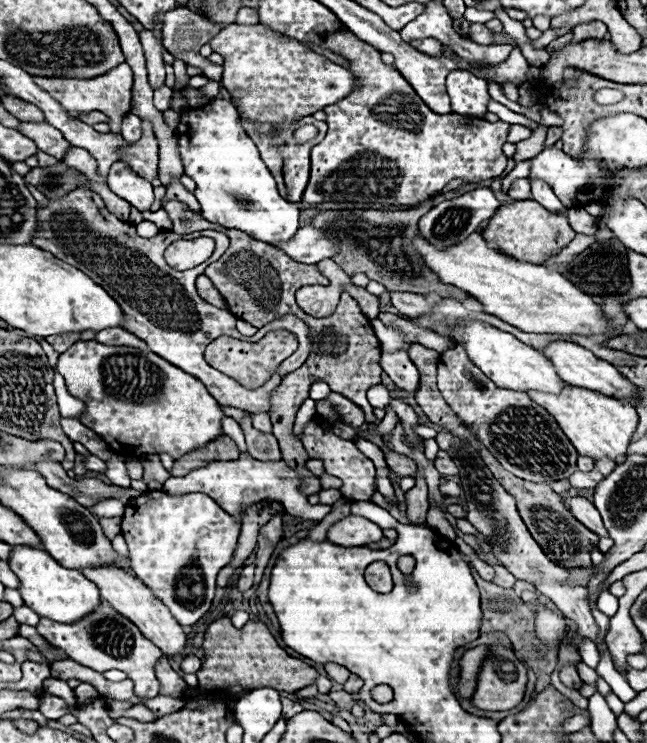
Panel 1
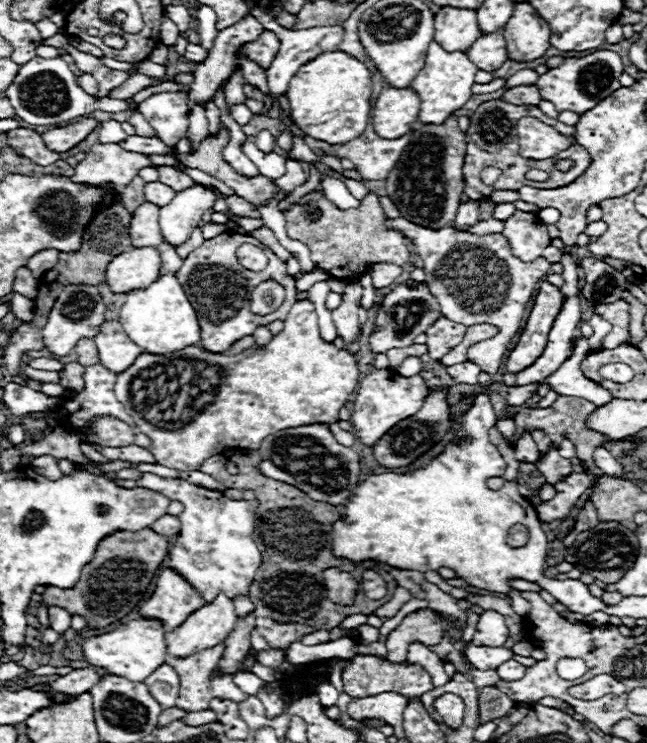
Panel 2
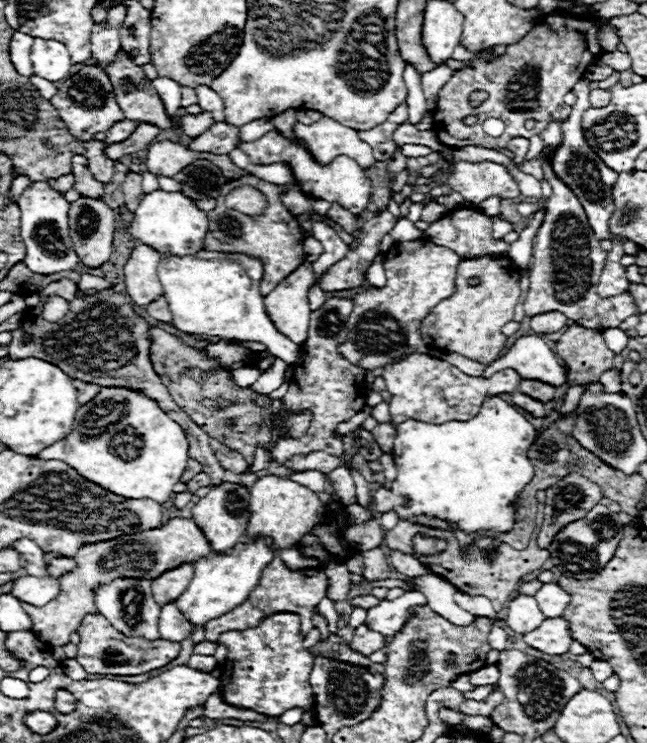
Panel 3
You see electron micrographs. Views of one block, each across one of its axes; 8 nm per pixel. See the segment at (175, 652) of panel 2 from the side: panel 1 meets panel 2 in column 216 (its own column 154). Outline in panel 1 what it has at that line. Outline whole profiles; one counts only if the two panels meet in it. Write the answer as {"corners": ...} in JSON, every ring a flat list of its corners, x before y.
{"corners":[[114,564,82,568,82,574,100,588,102,600,106,600,116,612,120,612,126,618,130,618,132,622,136,622,136,626,140,628,144,638,154,642,166,656,182,654,182,650,186,646,186,632,184,632,184,628,172,618,170,610,152,594,152,590,140,578,136,578,128,570,118,568]]}

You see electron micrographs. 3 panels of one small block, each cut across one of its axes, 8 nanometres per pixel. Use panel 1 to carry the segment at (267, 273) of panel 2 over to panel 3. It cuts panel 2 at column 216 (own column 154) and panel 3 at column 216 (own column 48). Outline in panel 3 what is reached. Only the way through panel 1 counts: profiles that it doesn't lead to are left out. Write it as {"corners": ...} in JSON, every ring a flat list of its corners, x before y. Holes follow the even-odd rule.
{"corners":[[242,176,236,180,230,180,222,186,220,196,216,198,216,208,208,212,208,234,204,238,204,250,210,252,238,252,238,254,246,254,252,258,260,258,264,264,264,276,262,276,262,284,260,284,260,294,266,296,274,290,274,286,278,286,288,274,292,274,292,270,296,270,300,264,306,262,306,254,304,254,304,234,298,230,298,220,296,216,290,214,290,210,282,204,280,194,284,190,296,190,302,192,300,184,296,178,292,178,288,184,276,186,264,180,258,180,256,176],[240,186,254,186,260,192,266,194,268,198,268,208,260,214,260,216,246,216,238,210,232,210,228,206,224,206,224,198,230,190,240,188]]}

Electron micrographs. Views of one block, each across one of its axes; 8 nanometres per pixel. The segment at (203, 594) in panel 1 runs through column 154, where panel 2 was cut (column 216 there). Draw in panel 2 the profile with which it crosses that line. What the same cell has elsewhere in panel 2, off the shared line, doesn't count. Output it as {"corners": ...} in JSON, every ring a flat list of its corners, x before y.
{"corners":[[144,472,142,478,138,478,138,480,118,480,118,478,114,478,114,482,118,486,124,486,124,488,144,486,148,490,156,490,156,492,168,496,170,500,182,502,184,512,178,516,180,522,182,522,182,528,180,528,178,540,174,542,174,546,170,550,168,564,184,580,192,582,194,590,200,590,200,596,204,598,204,602,212,602,218,592,228,594,228,598,232,598,232,600,238,594,248,596,248,588,250,588,250,584,254,580,254,574,256,574,256,570,258,570,258,566,262,562,260,552,258,552,256,542,254,542,254,522,256,522,258,500,228,500,226,496,222,496,216,490,194,486,194,484,190,484,186,480,180,480,180,478,162,478,162,476,156,476,156,474,150,474,150,472]]}

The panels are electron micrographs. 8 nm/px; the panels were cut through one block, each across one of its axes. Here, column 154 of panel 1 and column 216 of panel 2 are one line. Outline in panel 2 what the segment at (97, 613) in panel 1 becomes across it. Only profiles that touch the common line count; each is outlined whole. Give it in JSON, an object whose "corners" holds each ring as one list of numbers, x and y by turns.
{"corners":[[224,644,202,650,200,654,194,654,194,656,182,658,182,660,174,660,174,658,168,660,168,664,178,672,178,678,180,678,180,694,178,694,178,700,176,700,176,708,182,708,186,712,198,712,198,710,206,710,208,702,216,696,218,698,228,698,228,700,234,700,234,702,240,702,248,696,238,686,232,684,232,674,210,676,214,672,218,660,222,658,222,652,224,652]]}

